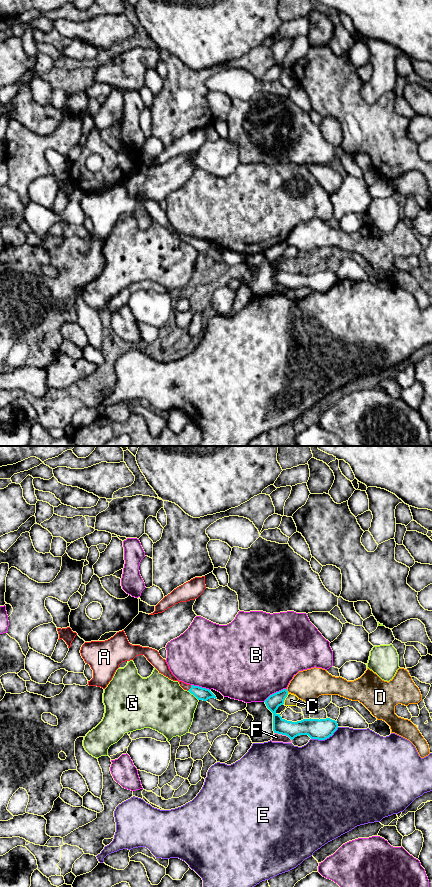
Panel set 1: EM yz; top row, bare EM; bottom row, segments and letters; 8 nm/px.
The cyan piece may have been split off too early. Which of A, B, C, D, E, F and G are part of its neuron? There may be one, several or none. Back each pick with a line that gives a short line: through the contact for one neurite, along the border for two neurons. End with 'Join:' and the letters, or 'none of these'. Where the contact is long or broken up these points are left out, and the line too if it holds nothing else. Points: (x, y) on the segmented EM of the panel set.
A: yz (200, 693), (190, 688), (184, 686), (165, 670)
Join: A

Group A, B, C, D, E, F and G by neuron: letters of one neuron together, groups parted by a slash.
A / B / C / D / E / F / G

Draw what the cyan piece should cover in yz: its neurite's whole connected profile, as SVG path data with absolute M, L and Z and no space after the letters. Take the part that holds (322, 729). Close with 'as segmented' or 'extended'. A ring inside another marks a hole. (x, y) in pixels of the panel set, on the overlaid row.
M283 689L270 695L264 702L267 708L273 713L274 733L288 736L291 740L299 735L308 735L311 739L325 740L337 730L337 721L326 719L303 719L292 722L283 719L276 713L279 706L284 704L288 695L287 689Z; as segmented

